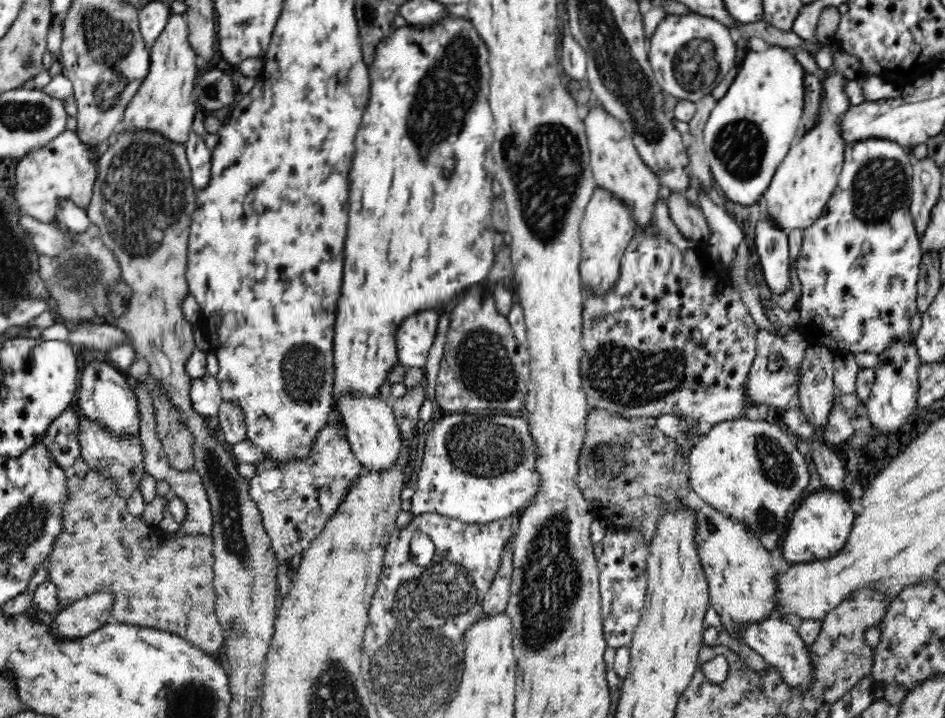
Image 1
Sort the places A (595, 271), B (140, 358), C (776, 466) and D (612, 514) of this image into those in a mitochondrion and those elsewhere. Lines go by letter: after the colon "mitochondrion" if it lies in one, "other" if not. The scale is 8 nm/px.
A: other
B: other
C: mitochondrion
D: other

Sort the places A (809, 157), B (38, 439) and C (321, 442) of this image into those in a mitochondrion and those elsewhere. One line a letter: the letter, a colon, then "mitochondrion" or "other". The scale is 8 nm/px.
A: other
B: other
C: other

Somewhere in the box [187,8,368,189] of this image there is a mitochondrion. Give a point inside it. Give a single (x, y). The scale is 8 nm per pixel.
(208, 90)

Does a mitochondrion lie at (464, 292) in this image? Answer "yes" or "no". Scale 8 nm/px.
no

